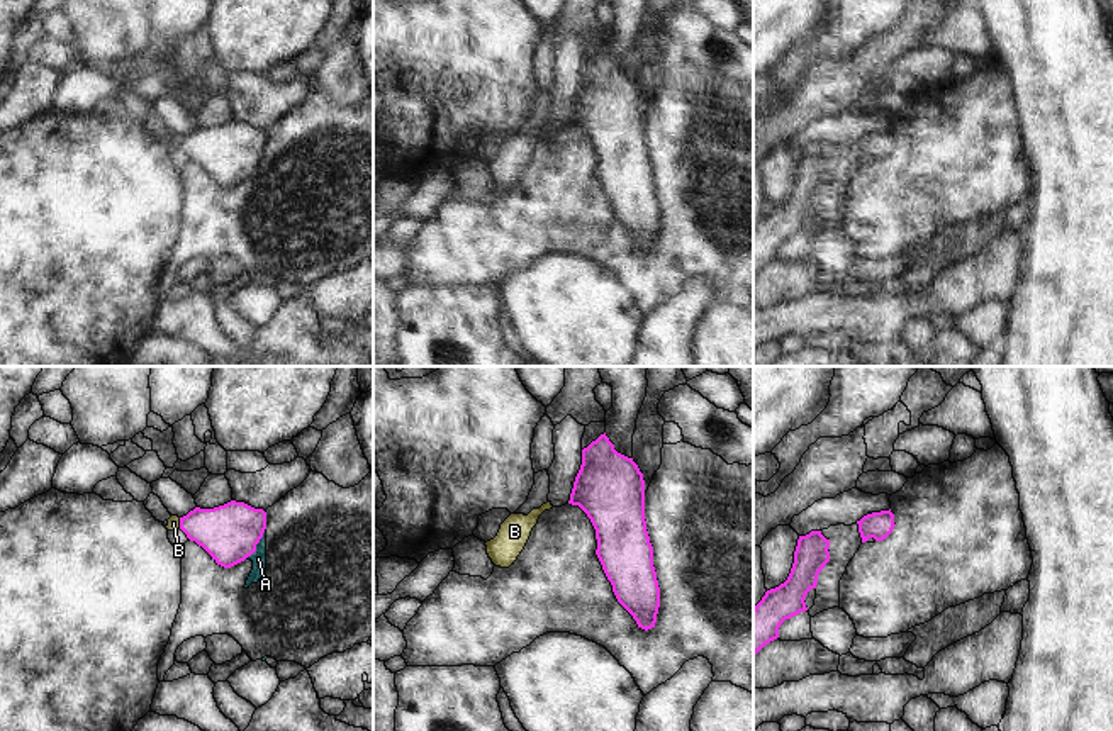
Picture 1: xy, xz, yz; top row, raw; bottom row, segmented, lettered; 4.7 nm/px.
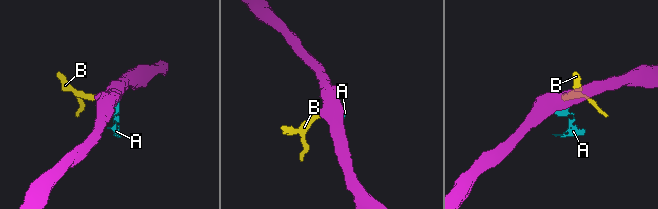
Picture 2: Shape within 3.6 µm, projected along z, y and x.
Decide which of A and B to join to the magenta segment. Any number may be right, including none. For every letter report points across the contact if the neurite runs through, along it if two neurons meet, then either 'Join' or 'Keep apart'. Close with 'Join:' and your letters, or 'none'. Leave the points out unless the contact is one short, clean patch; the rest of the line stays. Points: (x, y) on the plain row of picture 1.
A: Boundary: xy (265, 151), (257, 168), (246, 177). Keep apart
B: Path across: xy (229, 153), (180, 143), (173, 143). Join
Join: B.

